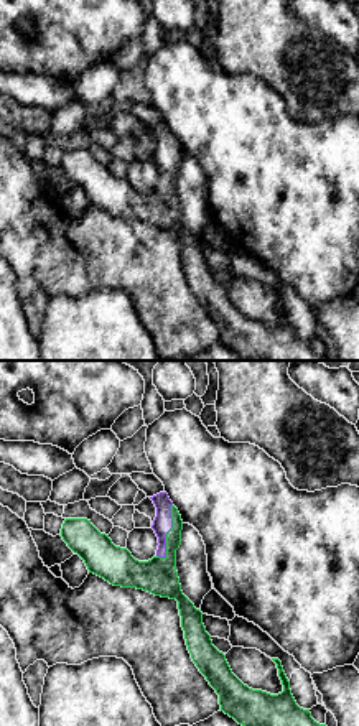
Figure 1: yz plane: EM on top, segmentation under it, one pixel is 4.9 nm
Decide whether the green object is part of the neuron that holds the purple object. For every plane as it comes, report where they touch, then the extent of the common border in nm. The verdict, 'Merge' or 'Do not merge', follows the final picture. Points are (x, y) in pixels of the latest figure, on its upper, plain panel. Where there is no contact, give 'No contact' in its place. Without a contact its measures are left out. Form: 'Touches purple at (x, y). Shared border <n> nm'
Touches purple at (168, 162). Shared border 280 nm

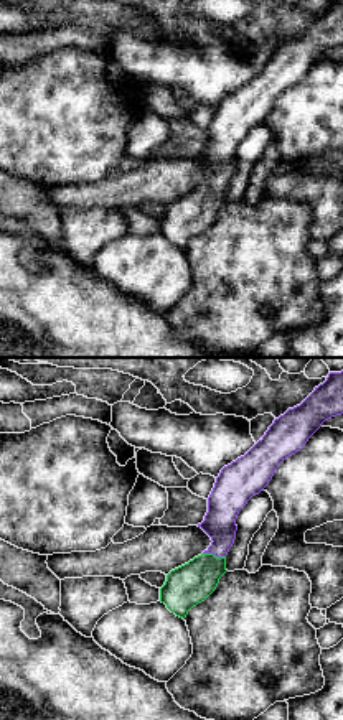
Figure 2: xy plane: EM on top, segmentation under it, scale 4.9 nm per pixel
Touches purple at (215, 185). Shared border 110 nm

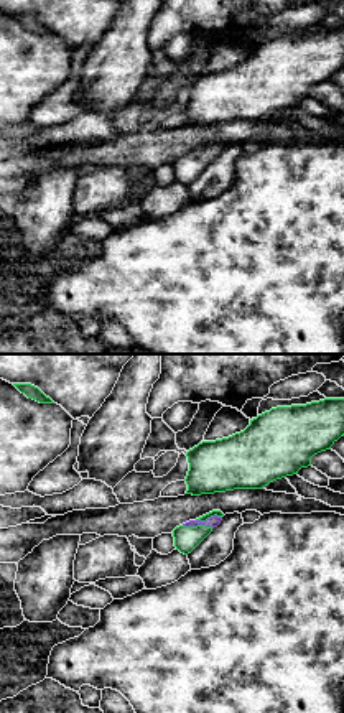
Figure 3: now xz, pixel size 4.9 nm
Touches purple at (201, 153). Shared border 200 nm

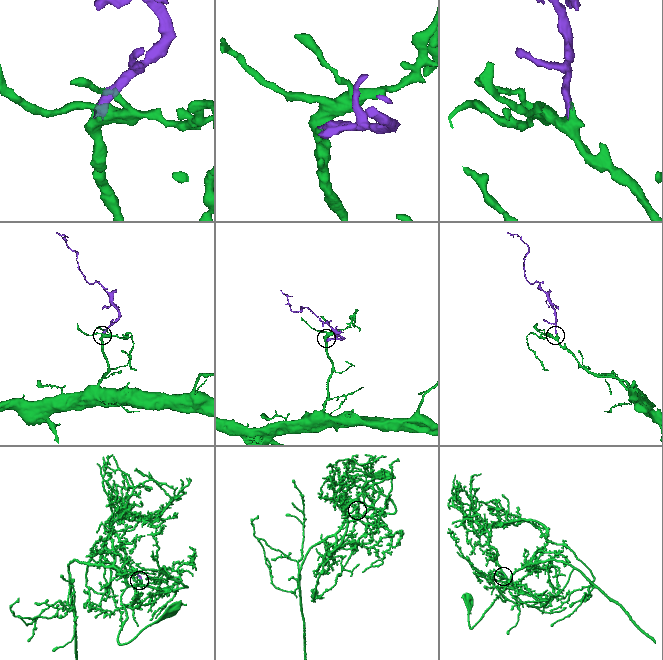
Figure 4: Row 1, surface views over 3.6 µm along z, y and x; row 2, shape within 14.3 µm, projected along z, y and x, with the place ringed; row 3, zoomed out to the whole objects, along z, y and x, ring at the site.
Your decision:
Merge

